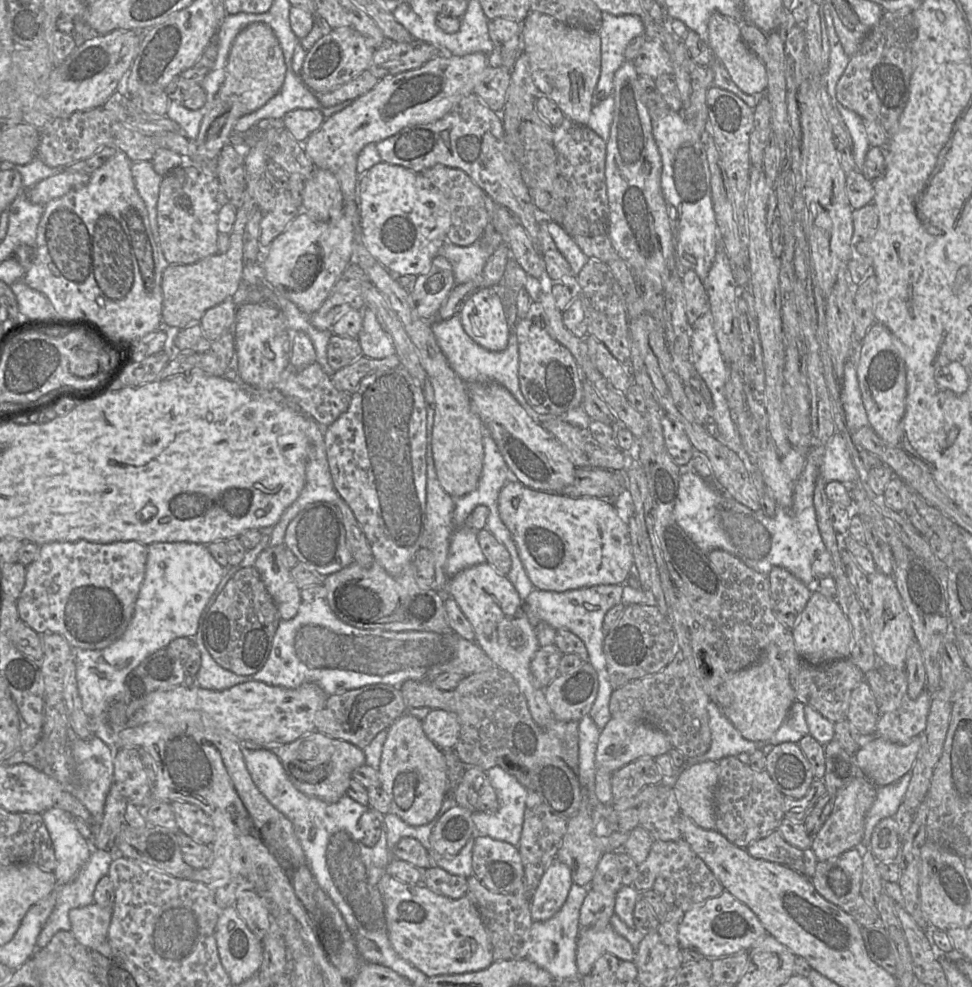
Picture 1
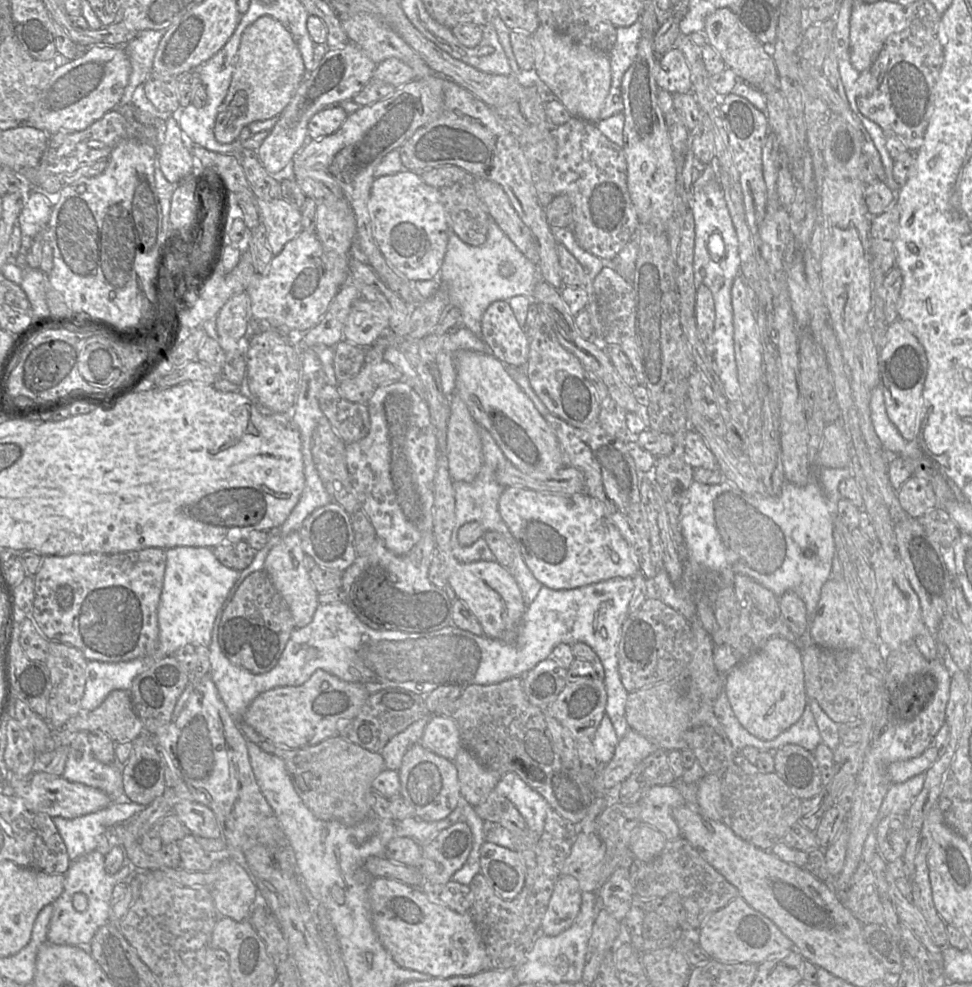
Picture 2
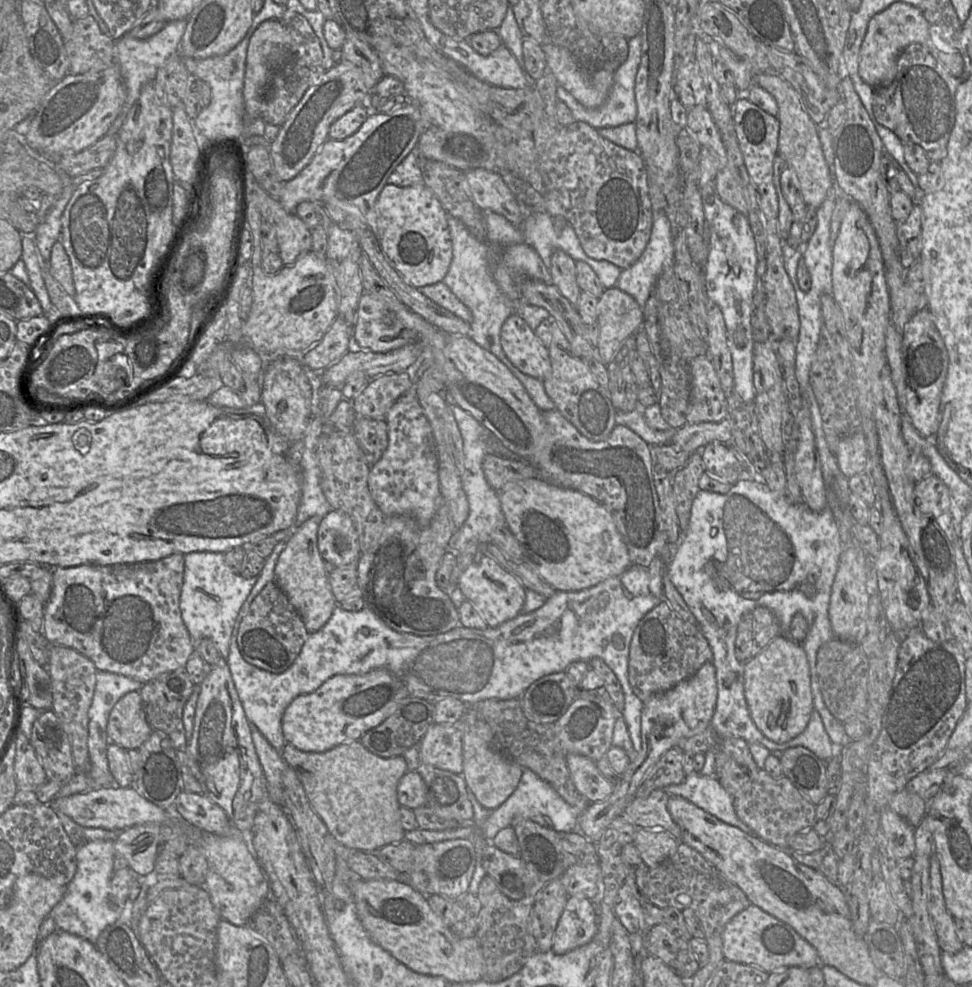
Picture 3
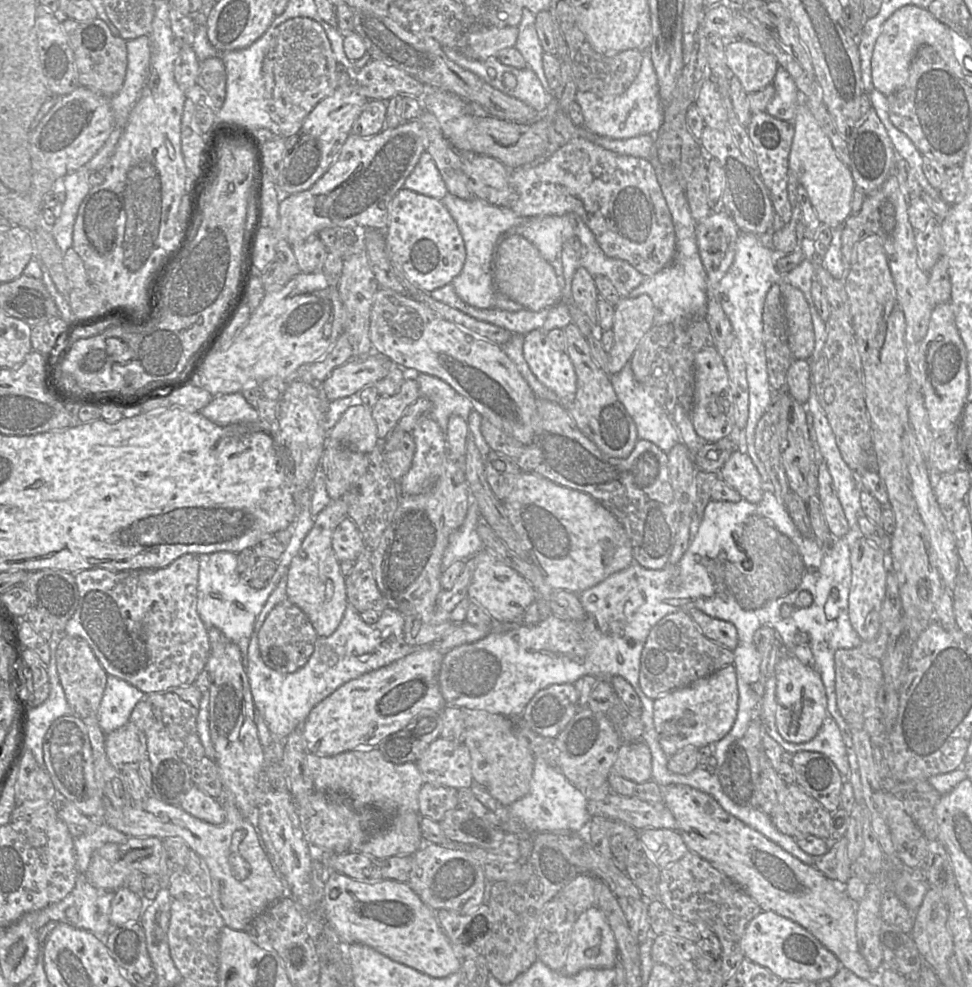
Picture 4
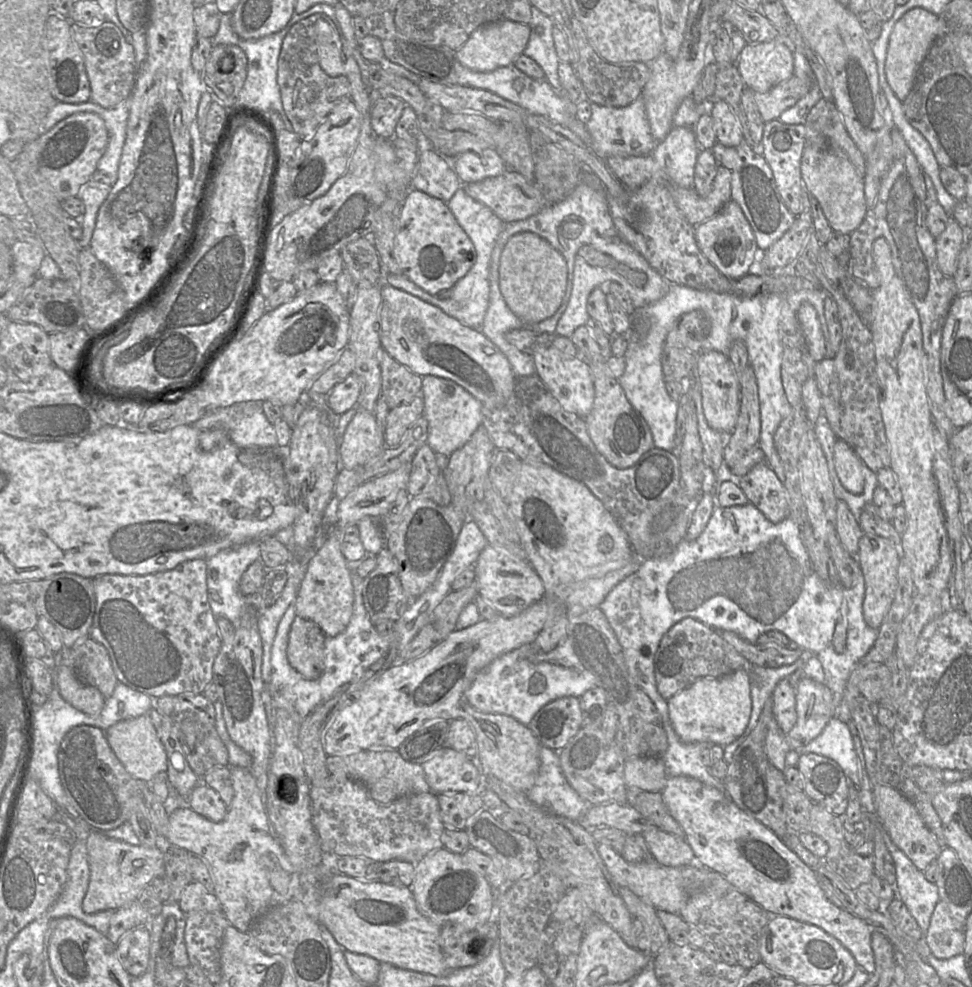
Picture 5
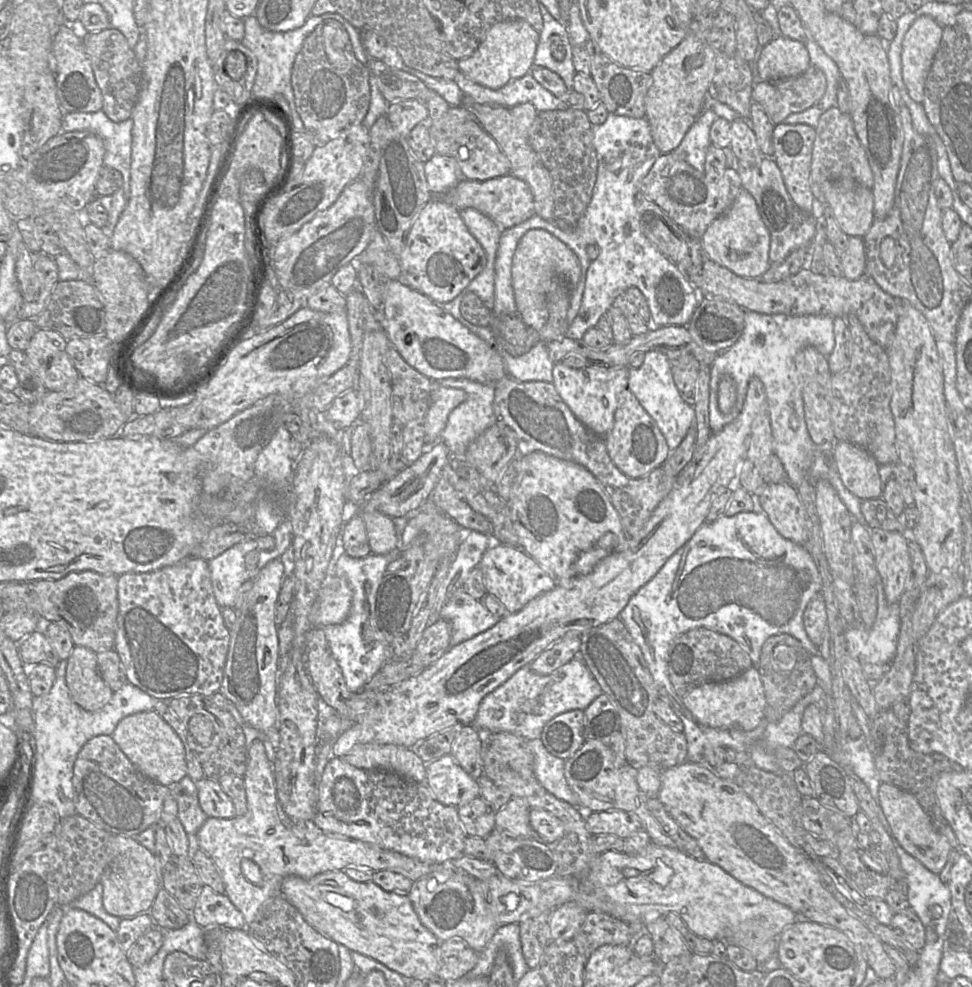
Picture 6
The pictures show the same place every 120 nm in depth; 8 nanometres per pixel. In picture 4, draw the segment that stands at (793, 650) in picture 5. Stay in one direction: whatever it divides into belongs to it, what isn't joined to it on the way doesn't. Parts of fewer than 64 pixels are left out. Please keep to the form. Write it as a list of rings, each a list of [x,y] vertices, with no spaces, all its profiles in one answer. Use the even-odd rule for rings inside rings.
[[[691,609],[688,614],[710,640],[732,651],[738,646],[738,632],[732,623],[708,616],[698,609]]]

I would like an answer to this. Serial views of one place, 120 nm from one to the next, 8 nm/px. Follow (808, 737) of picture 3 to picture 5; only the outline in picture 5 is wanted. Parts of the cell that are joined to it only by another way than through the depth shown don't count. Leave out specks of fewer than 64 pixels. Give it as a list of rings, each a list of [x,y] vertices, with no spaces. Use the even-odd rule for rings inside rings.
[[[833,716],[823,731],[802,749],[804,753],[815,753],[835,761],[858,787],[858,757],[852,735],[847,724],[837,717]]]

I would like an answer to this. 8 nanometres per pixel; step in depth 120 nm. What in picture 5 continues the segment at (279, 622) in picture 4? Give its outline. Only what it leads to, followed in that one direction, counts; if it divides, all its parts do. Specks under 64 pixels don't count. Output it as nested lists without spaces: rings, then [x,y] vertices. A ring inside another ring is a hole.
[[[296,616],[287,643],[287,659],[293,669],[307,680],[316,680],[324,672],[326,636],[313,622]]]

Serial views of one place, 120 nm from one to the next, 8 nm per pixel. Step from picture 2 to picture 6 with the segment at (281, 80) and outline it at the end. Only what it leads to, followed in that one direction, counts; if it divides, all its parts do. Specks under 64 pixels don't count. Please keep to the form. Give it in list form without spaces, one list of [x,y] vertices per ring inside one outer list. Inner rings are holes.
[[[322,26],[310,33],[297,54],[291,71],[291,85],[295,108],[303,122],[304,132],[316,147],[323,146],[339,136],[340,132],[353,125],[362,124],[370,105],[370,70],[354,55],[344,50],[344,63],[332,64],[324,47]]]

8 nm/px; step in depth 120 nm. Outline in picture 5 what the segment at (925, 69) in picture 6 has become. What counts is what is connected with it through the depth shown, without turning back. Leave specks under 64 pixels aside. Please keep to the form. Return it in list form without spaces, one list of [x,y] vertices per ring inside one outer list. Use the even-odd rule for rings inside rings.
[[[921,7],[908,10],[895,23],[889,37],[884,70],[890,88],[901,101],[910,92],[919,67],[934,43],[938,31],[938,16]]]

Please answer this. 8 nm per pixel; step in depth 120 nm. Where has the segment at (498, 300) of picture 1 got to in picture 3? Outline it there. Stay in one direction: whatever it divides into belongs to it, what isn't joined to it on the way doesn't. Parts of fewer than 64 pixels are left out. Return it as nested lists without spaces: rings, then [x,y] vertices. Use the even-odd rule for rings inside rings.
[[[517,313],[503,323],[500,340],[505,355],[518,370],[540,380],[550,375],[548,347]]]

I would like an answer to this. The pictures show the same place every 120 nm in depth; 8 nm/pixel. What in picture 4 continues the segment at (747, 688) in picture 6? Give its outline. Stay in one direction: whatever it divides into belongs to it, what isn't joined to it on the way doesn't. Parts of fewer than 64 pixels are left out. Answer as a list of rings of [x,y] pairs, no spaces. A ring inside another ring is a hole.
[[[733,665],[655,699],[653,723],[663,752],[670,757],[687,747],[712,746],[720,741],[735,723],[738,702],[737,674]]]

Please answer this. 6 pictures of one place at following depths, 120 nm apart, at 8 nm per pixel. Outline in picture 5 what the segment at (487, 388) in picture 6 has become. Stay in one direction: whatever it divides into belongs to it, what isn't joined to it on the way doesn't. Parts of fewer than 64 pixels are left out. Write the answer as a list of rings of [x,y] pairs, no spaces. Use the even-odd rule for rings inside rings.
[[[423,376],[421,395],[423,415],[428,422],[427,444],[436,453],[449,457],[462,447],[482,424],[480,401],[455,382],[436,376]]]

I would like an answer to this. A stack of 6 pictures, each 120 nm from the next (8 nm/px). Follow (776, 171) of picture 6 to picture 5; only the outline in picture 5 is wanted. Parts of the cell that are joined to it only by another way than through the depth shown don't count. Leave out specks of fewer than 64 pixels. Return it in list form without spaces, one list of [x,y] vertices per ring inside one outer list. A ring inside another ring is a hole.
[[[745,140],[736,147],[717,142],[711,150],[718,163],[731,171],[731,198],[742,208],[752,227],[758,247],[766,251],[791,228],[796,219],[779,194],[769,164],[764,156]]]

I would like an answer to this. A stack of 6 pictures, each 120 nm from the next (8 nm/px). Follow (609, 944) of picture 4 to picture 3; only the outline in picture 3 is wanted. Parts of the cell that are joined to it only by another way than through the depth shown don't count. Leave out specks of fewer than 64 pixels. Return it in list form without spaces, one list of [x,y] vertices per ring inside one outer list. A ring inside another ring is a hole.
[[[569,896],[554,934],[553,952],[566,954],[586,945],[595,936],[598,917],[591,900]]]

